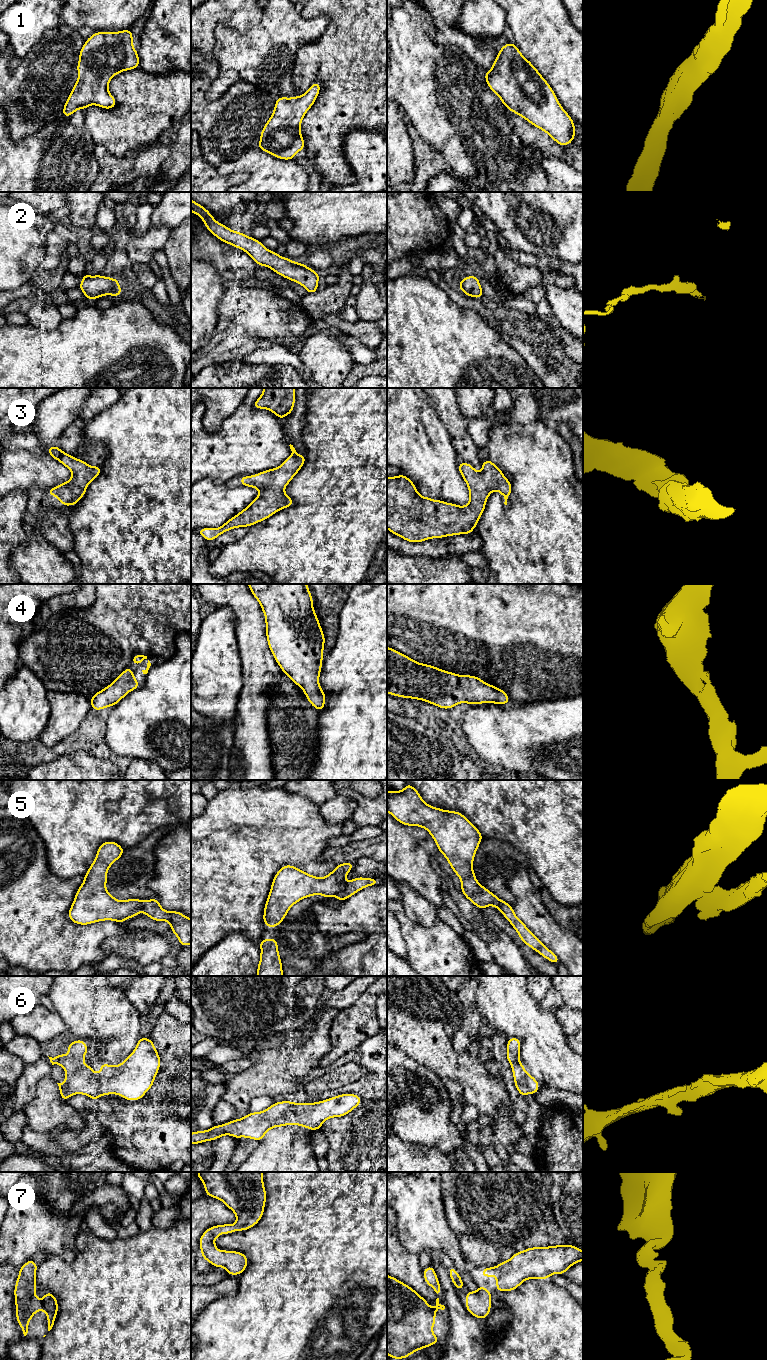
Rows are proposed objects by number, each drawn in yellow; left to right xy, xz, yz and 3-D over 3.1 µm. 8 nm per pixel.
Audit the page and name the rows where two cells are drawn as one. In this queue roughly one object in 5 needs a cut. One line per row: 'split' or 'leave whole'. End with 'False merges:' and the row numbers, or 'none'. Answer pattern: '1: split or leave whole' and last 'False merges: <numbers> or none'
1: leave whole
2: leave whole
3: leave whole
4: leave whole
5: split
6: leave whole
7: leave whole
False merges: 5

